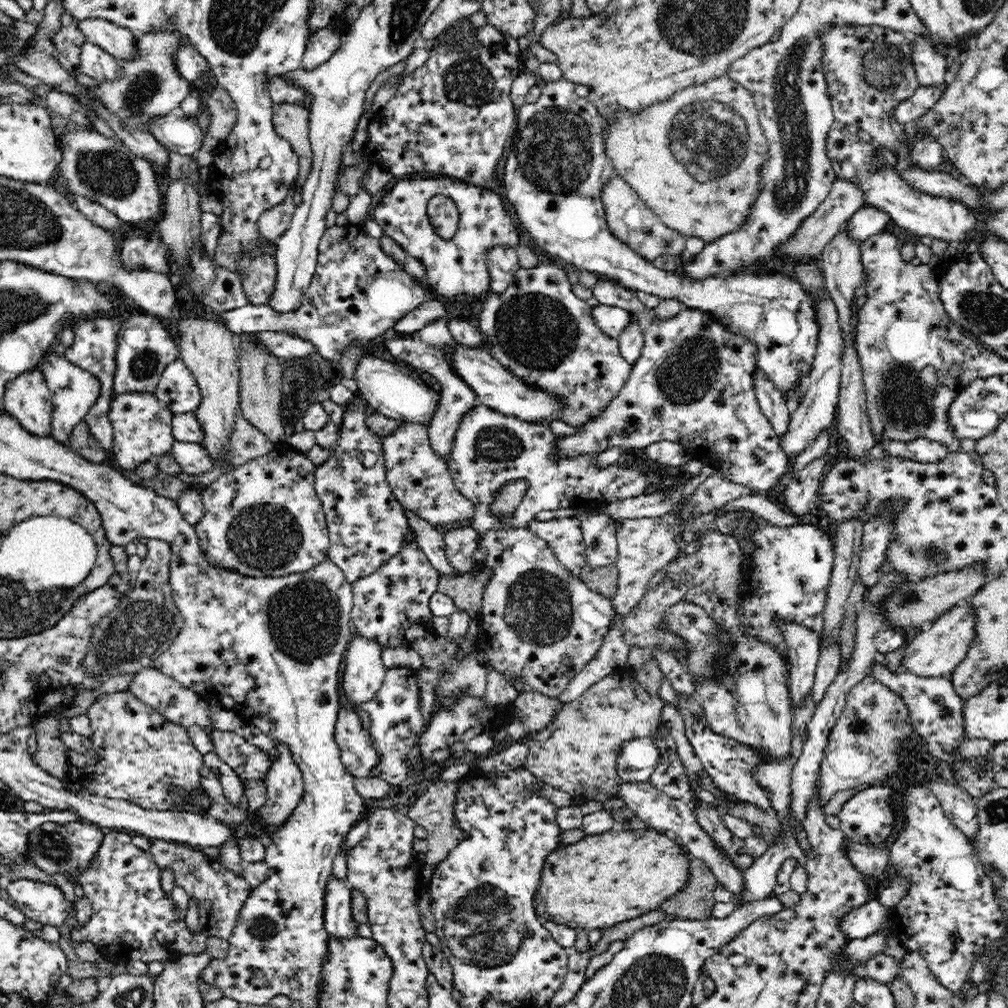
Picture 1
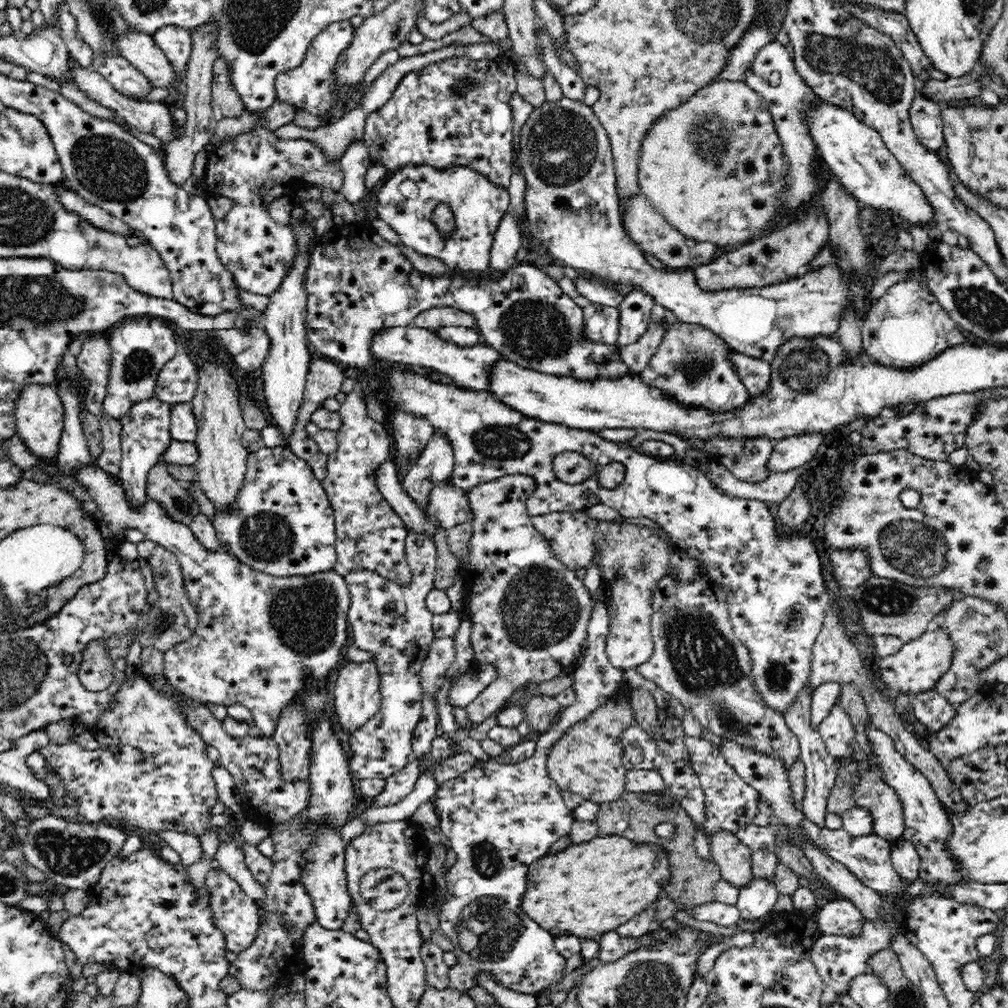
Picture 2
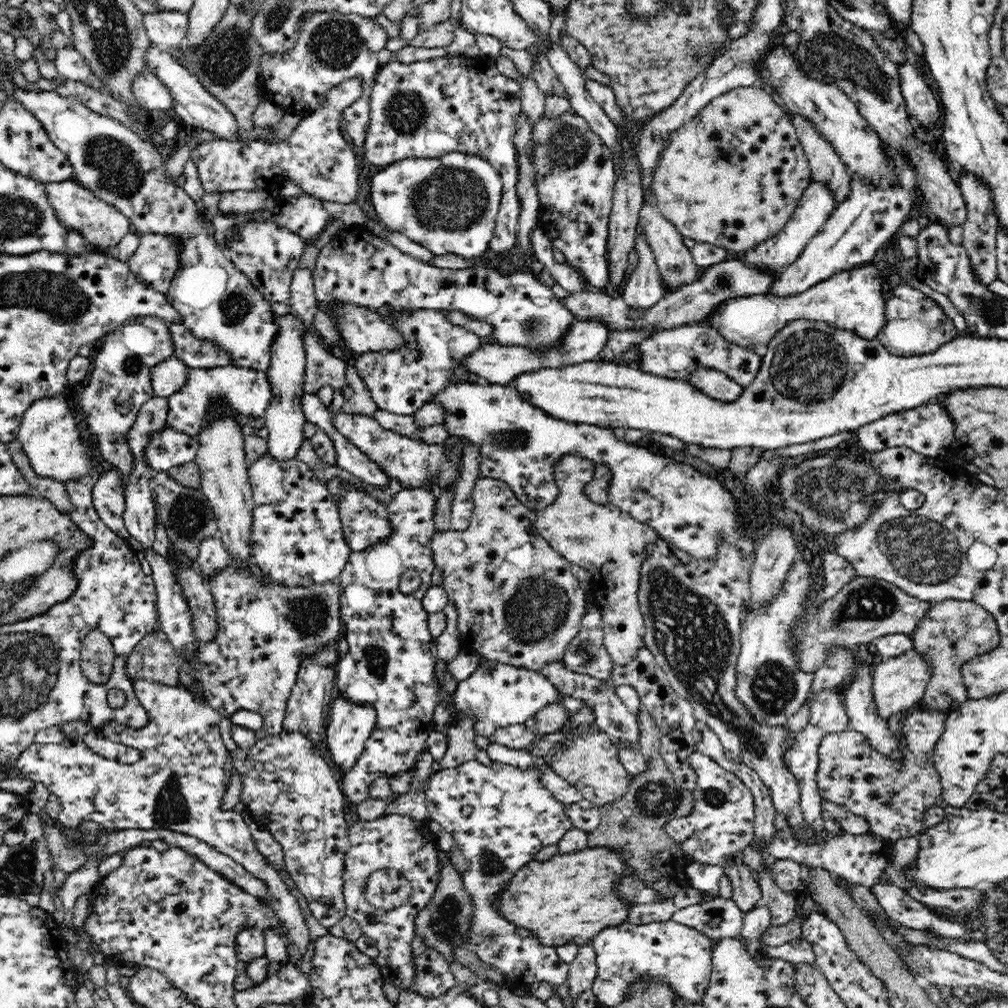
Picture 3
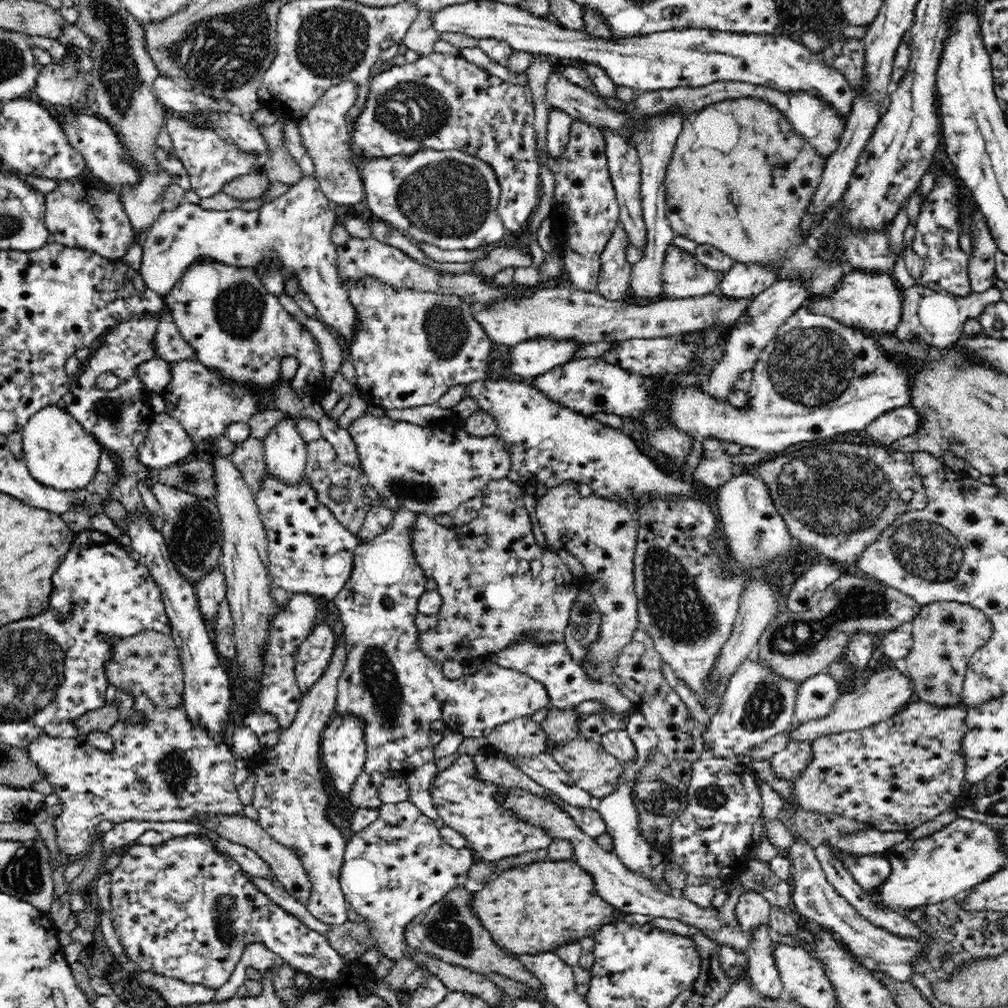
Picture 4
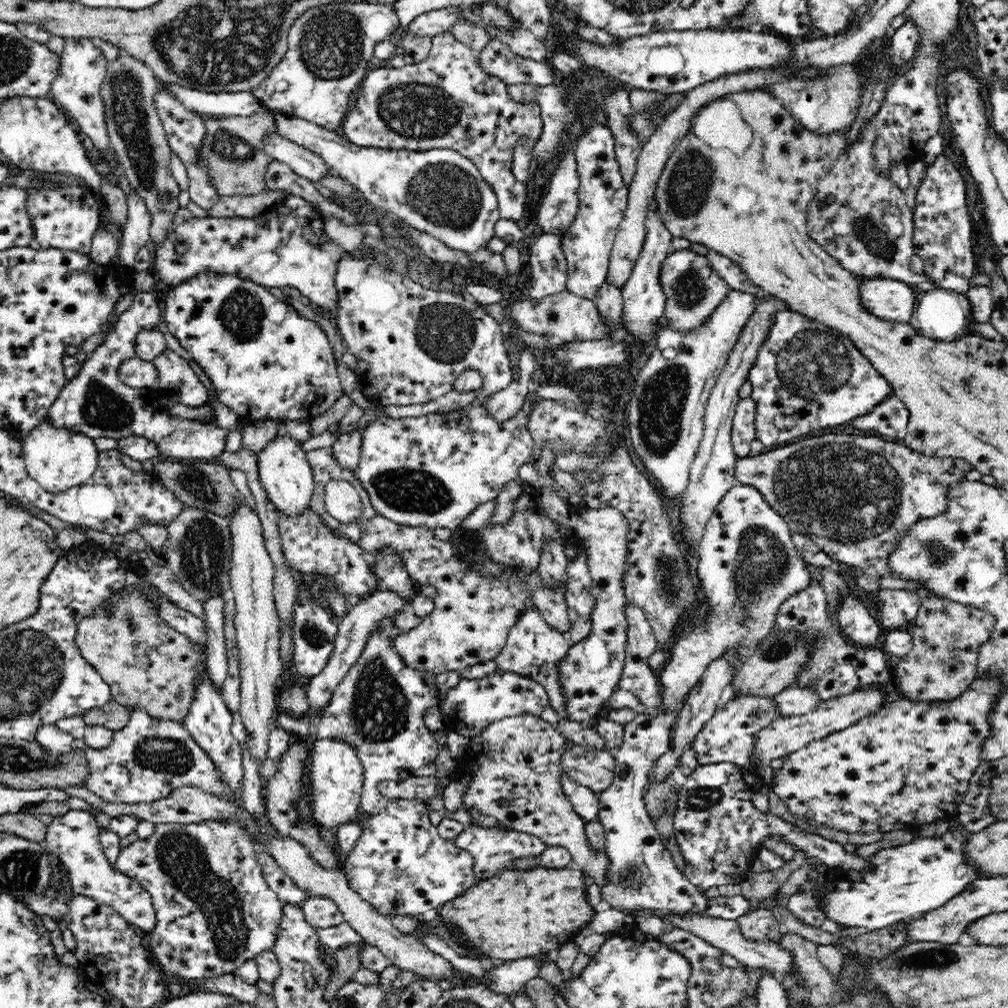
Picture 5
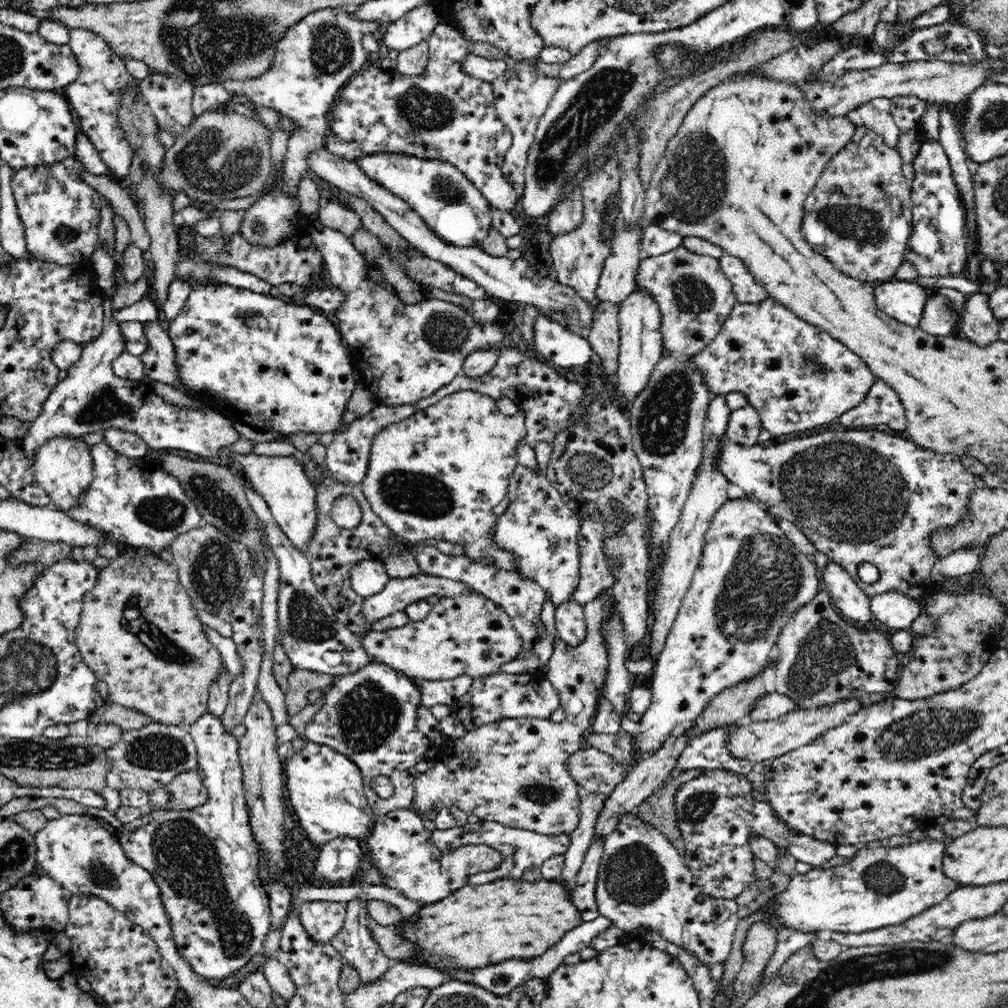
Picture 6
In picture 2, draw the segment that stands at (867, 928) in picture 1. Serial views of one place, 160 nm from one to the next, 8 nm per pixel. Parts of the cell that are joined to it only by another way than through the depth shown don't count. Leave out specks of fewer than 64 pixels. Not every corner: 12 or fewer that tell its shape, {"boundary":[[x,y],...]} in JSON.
{"boundary":[[844,898],[816,916],[826,936],[858,936],[865,922]]}

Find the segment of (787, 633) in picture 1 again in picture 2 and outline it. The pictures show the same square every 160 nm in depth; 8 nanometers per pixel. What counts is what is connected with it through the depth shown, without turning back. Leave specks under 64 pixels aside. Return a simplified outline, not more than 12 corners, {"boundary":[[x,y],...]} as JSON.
{"boundary":[[806,684],[784,720],[805,766],[802,811],[825,827],[838,764],[811,724]]}

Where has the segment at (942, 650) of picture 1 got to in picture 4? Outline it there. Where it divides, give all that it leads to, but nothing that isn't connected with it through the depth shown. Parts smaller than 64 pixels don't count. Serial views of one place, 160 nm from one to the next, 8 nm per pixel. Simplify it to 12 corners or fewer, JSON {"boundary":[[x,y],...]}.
{"boundary":[[895,667],[844,690],[829,715],[798,722],[792,741],[861,730],[912,702]]}

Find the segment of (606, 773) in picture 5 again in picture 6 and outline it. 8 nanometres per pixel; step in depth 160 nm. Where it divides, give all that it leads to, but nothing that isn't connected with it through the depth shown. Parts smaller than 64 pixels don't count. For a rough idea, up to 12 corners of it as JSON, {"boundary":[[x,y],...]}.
{"boundary":[[596,748],[578,750],[568,772],[582,791],[606,797],[627,772]]}

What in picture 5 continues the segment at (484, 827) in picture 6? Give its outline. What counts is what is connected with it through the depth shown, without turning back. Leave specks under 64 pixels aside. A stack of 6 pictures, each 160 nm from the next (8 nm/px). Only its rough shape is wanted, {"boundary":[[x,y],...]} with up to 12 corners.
{"boundary":[[472,825],[452,841],[482,880],[540,856],[536,835]]}

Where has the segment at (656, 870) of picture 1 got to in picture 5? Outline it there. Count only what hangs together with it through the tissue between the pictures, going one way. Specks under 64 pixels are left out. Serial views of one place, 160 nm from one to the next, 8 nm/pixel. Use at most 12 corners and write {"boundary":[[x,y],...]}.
{"boundary":[[510,868],[439,917],[489,958],[555,953],[592,920],[582,870]]}

